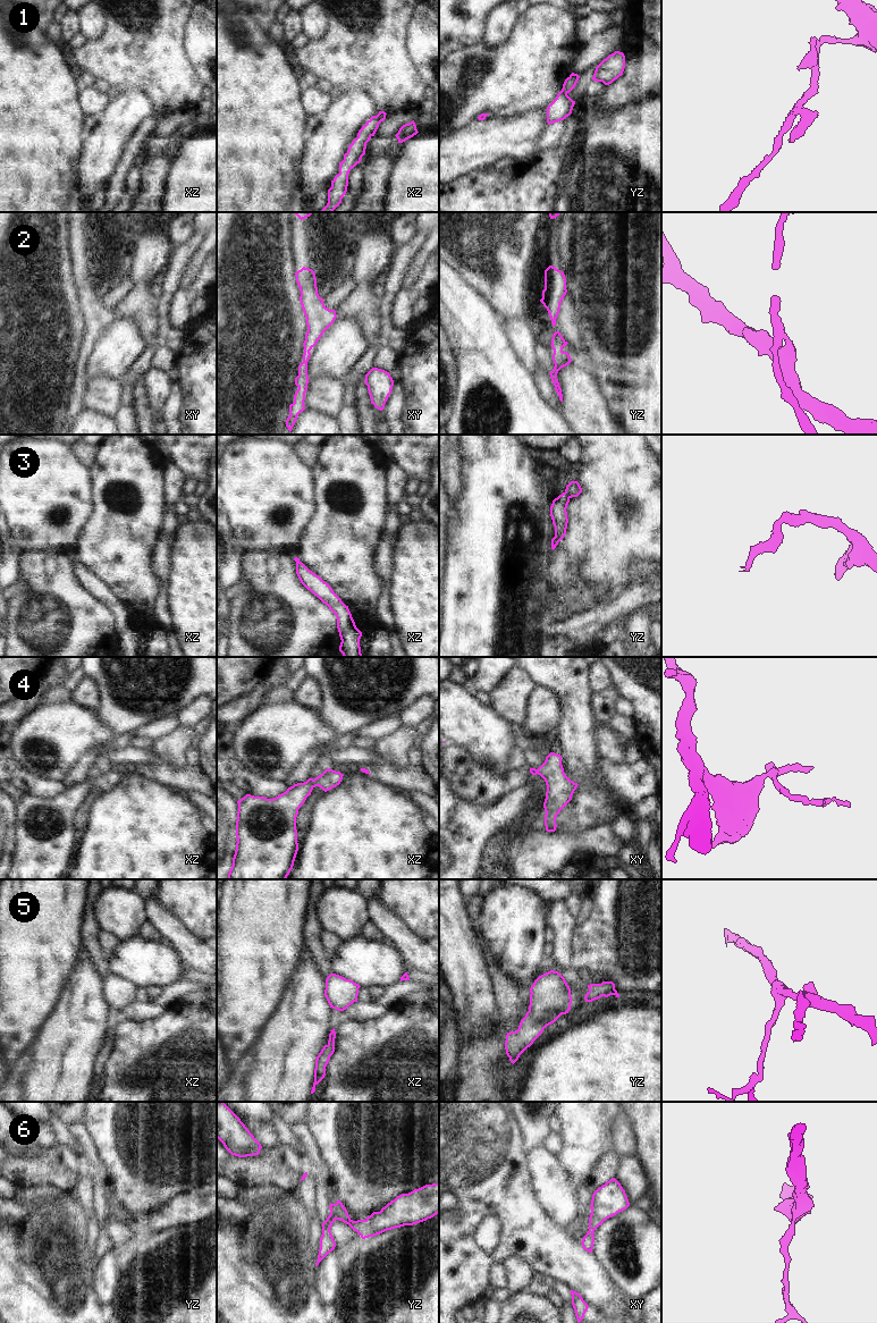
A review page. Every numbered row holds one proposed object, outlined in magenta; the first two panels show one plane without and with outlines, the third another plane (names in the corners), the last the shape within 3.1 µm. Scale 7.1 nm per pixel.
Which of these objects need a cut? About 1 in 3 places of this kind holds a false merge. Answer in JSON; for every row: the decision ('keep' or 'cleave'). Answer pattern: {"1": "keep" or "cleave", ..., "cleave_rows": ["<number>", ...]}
{"1": "cleave", "2": "keep", "3": "keep", "4": "keep", "5": "keep", "6": "keep", "cleave_rows": ["1"]}

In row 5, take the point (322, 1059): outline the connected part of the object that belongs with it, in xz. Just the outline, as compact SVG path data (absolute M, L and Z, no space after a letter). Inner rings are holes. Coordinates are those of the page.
M335 1028L330 1030L328 1044L323 1046L319 1055L315 1060L315 1069L314 1069L314 1082L311 1090L311 1094L315 1092L315 1086L324 1078L326 1076L326 1067L330 1060L330 1056L335 1052L335 1038L336 1031Z

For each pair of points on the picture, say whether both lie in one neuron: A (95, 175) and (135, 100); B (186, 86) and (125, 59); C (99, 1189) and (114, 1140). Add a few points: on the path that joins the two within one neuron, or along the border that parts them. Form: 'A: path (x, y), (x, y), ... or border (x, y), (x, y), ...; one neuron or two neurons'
A: path (99, 157), (107, 138), (120, 118); one neuron
B: path (171, 82), (149, 59), (140, 59); one neuron
C: border (95, 1143), (101, 1164), (110, 1178), (111, 1189); two neurons

